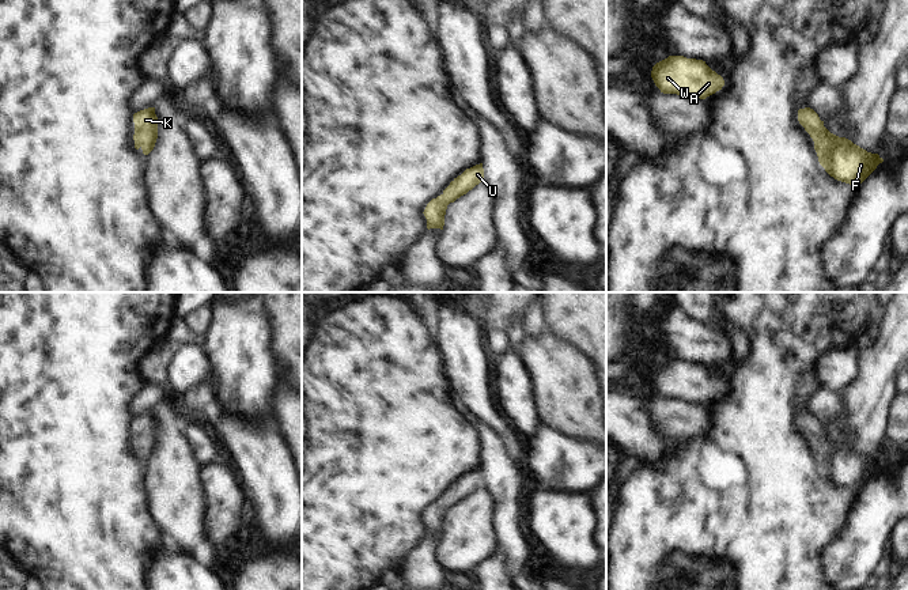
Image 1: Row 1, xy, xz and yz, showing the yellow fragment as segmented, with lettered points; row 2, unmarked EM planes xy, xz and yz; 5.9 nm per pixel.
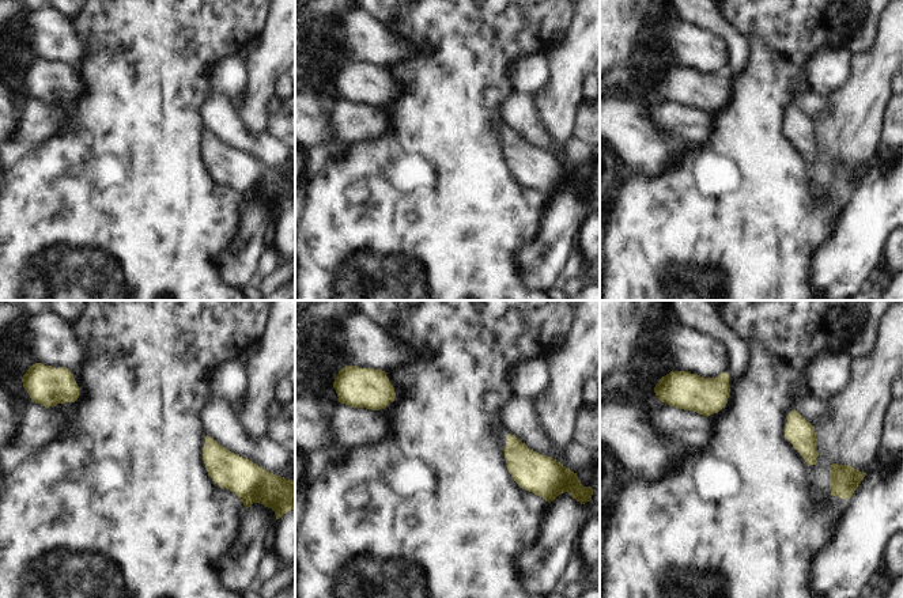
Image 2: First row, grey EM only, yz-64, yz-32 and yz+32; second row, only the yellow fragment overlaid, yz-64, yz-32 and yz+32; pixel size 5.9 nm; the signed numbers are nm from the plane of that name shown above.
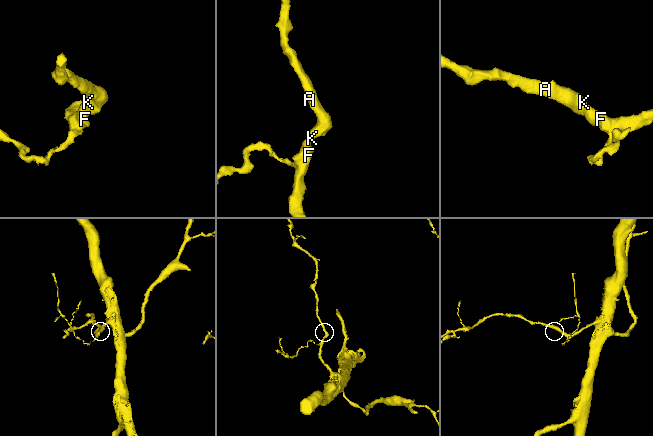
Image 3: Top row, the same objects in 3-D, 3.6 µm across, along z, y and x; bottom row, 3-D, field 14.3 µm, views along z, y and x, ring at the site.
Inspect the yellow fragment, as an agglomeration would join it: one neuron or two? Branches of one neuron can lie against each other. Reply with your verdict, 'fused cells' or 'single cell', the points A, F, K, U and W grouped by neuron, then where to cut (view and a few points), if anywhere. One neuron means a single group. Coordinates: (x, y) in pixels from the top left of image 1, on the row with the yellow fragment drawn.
single cell | A F K U W | no cut

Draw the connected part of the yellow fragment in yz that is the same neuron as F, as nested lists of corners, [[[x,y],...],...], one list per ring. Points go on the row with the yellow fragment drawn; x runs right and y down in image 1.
[[[810,107],[798,110],[798,121],[813,139],[820,164],[837,181],[859,188],[884,162],[878,154],[867,152],[851,140],[831,133]]]

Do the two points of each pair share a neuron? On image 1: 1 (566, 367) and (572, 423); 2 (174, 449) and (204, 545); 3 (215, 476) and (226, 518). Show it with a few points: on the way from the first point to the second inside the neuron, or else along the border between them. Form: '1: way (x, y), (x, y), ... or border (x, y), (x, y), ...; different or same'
1: way (567, 381), (572, 409); same
2: way (174, 473), (178, 502), (185, 521); same
3: way (222, 487), (226, 495), (226, 507); same

